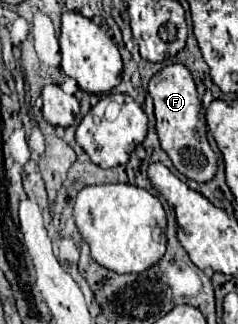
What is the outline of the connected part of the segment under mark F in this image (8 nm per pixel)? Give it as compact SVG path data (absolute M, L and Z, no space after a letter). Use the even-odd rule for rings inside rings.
M181 62L167 64L149 80L147 90L155 104L157 134L161 140L161 148L169 154L173 166L189 180L195 180L199 184L209 182L217 172L217 158L205 136L205 124L201 118L203 108L191 72Z

